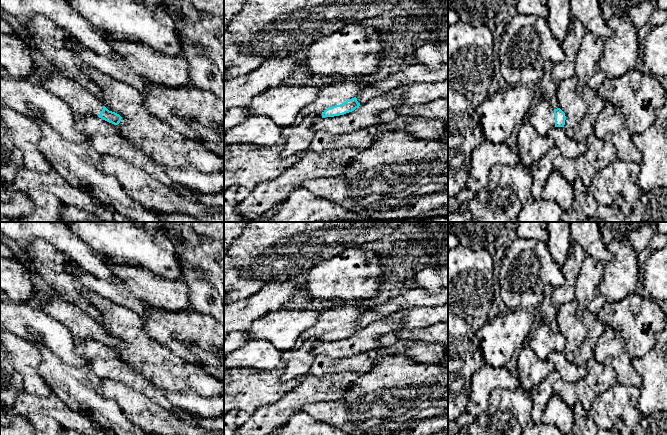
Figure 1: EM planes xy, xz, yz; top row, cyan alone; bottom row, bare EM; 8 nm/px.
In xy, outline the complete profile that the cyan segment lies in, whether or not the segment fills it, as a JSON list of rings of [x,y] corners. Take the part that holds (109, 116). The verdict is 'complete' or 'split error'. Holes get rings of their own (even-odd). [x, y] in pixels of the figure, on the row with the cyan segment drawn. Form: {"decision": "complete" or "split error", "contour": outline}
{"decision": "split error", "contour": [[[59,71],[52,73],[46,81],[43,81],[42,86],[66,102],[71,107],[76,120],[94,116],[118,125],[122,119],[119,114],[109,111],[100,98]]]}

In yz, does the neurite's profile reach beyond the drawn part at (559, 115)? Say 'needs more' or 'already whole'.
needs more

